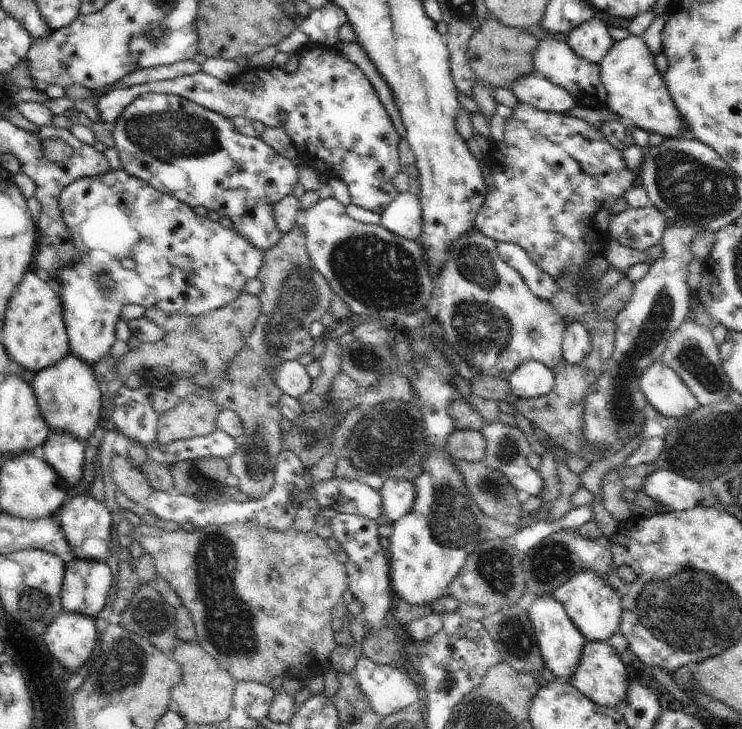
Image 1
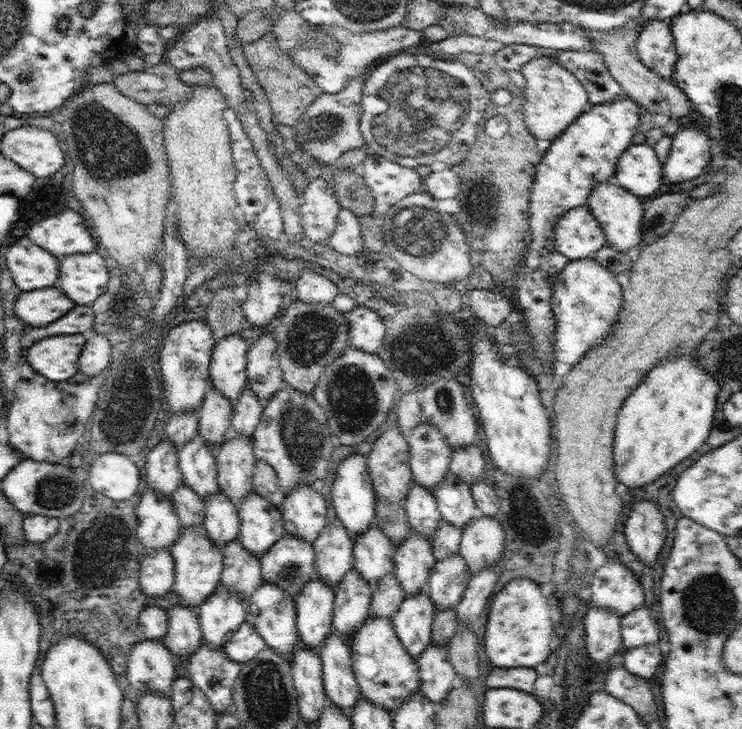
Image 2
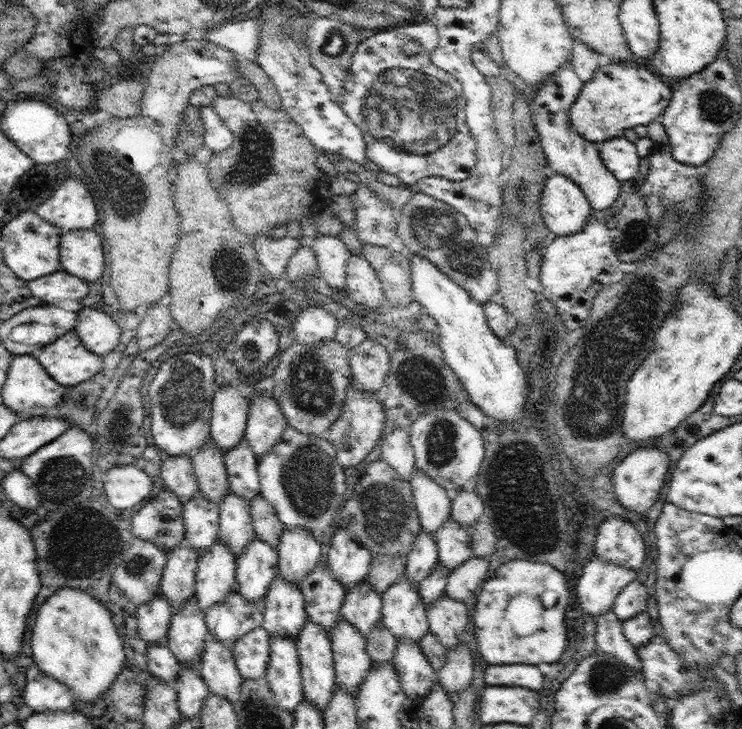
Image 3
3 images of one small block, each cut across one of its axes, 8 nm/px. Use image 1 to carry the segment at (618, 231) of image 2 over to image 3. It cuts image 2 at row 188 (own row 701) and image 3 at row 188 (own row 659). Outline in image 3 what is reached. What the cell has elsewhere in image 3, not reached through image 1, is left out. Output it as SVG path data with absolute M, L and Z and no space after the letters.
M568 58L568 61L556 73L552 73L552 77L544 79L538 85L536 97L529 102L529 112L538 132L548 166L554 172L566 176L580 186L594 212L605 212L614 203L623 188L620 181L607 170L600 157L598 146L577 134L576 128L571 126L571 106L576 102L582 87L583 82L574 72L571 59Z

